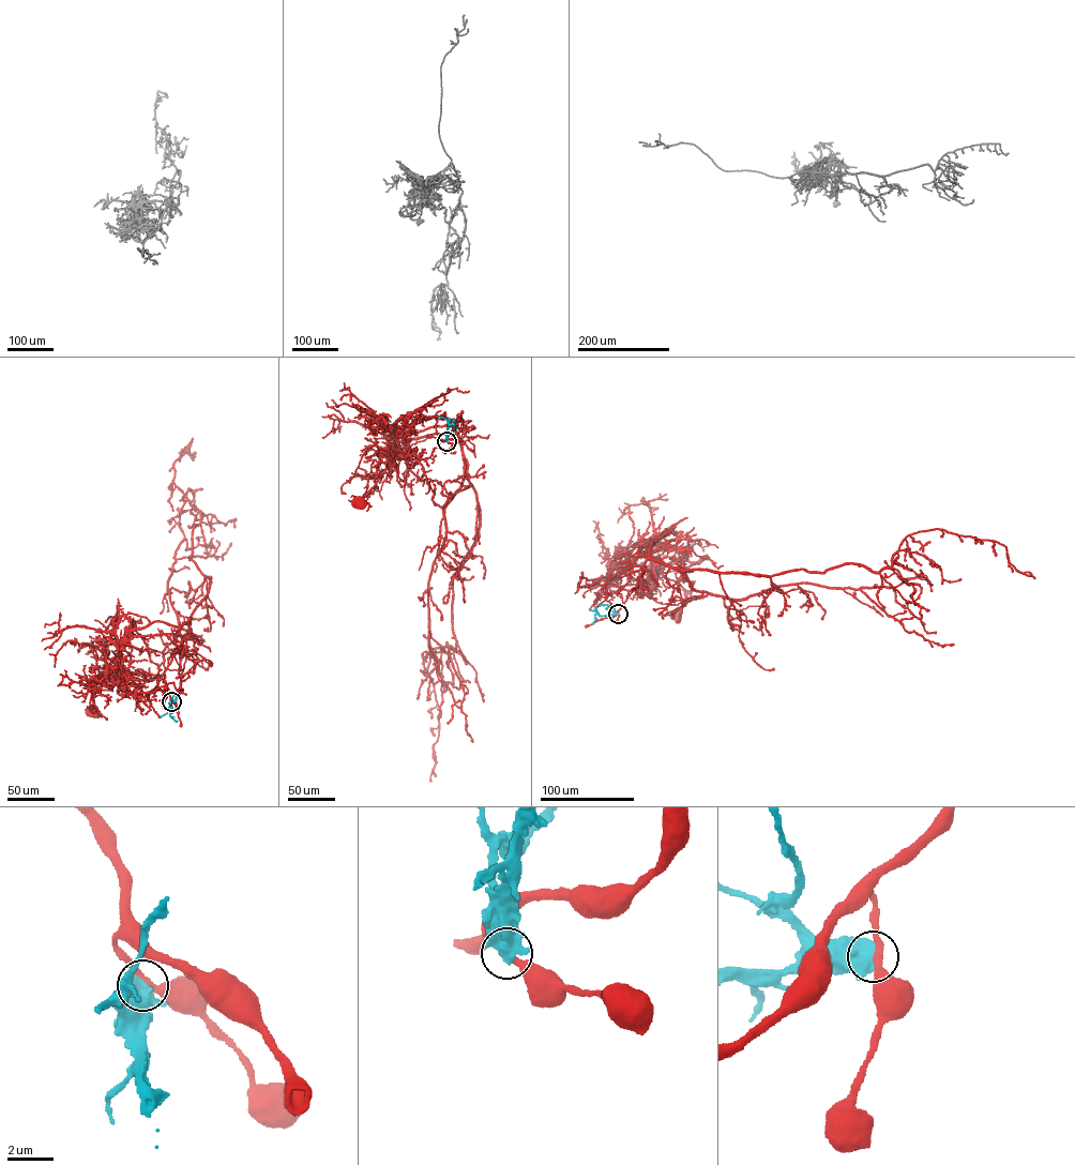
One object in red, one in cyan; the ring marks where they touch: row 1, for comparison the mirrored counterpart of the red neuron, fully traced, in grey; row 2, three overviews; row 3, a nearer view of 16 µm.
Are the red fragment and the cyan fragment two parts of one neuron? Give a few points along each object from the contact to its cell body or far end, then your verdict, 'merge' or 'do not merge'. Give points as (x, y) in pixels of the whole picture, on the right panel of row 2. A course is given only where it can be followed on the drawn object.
red via (618, 614), (630, 589), (646, 588), (634, 564), (647, 543), (656, 570), (685, 591), (675, 614) | cyan via (618, 614), (601, 616), (590, 610) | do not merge

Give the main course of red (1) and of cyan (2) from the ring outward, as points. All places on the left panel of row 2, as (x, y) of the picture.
1: (171, 702), (162, 677), (183, 638), (135, 636), (122, 642), (115, 670), (94, 684), (92, 713)
2: (171, 701), (171, 712), (160, 717)

